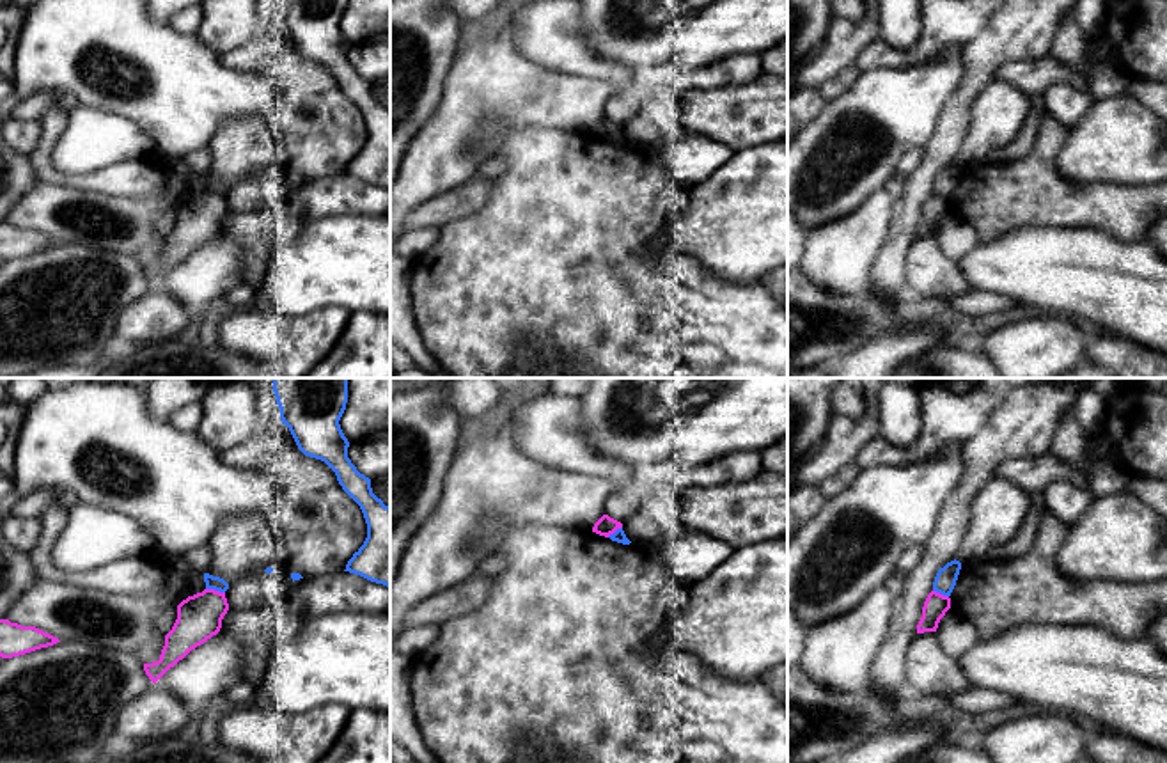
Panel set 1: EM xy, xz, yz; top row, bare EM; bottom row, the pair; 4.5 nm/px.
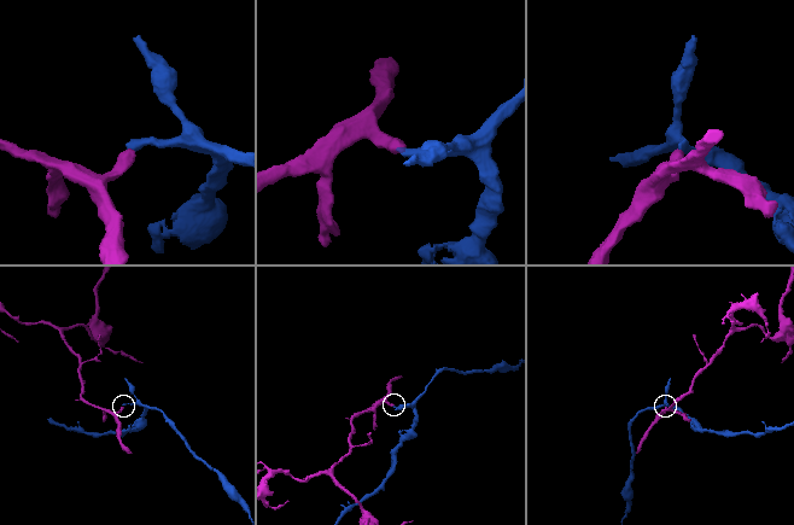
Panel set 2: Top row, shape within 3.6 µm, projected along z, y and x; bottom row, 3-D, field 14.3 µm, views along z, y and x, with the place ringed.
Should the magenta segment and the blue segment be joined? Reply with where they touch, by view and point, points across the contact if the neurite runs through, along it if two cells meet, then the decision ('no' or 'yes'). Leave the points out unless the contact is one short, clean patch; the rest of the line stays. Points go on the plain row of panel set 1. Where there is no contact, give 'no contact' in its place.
xy (213, 192) | along xy (206, 190), (224, 196) | no

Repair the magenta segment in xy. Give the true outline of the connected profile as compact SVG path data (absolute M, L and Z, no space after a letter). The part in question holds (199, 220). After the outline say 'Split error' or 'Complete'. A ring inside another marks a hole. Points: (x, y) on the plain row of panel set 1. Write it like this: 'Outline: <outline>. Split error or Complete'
Outline: M204 192L188 199L177 208L177 222L165 238L160 263L144 266L144 273L156 286L170 270L183 263L192 252L204 247L222 231L222 222L229 213L225 195Z. Complete

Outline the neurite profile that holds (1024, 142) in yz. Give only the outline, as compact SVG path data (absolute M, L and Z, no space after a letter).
M1030 96L1030 110L1022 130L1018 131L1013 142L1009 142L1004 147L993 149L988 156L988 161L1009 163L1025 158L1034 147L1043 114L1045 114L1043 96Z

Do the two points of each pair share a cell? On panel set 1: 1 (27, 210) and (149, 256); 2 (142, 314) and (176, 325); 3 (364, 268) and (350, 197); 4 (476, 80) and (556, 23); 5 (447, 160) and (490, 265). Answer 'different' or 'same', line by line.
1: different
2: same
3: different
4: different
5: different

